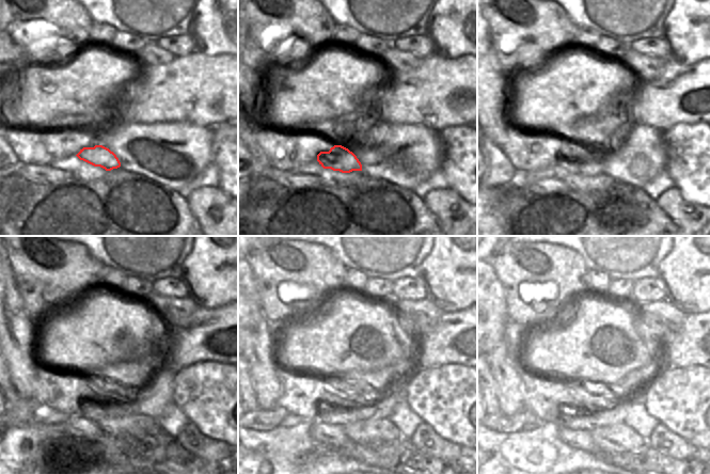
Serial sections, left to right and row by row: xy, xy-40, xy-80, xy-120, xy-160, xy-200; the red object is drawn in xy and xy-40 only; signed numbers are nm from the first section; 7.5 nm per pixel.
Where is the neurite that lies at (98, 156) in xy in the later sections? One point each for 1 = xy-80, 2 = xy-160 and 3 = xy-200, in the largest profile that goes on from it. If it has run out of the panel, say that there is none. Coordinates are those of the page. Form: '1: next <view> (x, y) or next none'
1: next xy-80 (581, 161)
2: next xy-160 (353, 412)
3: next xy-200 (602, 415)

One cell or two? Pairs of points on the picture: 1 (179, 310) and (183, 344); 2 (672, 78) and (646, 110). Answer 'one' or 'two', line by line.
1: two
2: one

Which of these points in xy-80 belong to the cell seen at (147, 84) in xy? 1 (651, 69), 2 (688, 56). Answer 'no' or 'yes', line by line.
1: no
2: no

